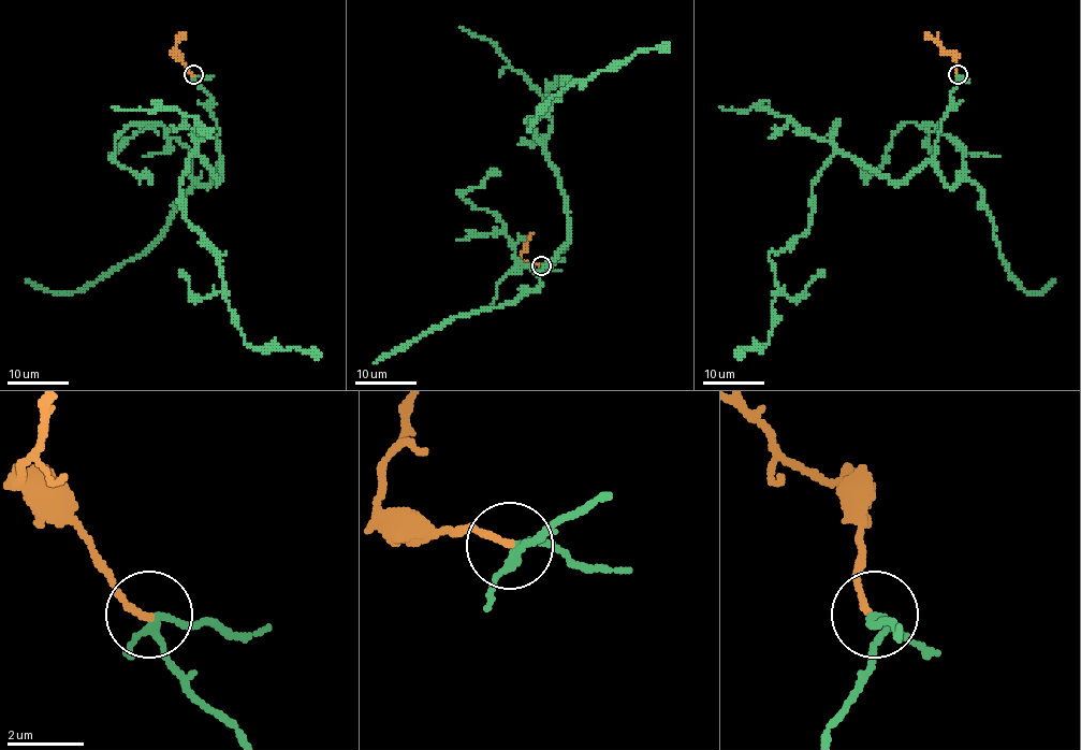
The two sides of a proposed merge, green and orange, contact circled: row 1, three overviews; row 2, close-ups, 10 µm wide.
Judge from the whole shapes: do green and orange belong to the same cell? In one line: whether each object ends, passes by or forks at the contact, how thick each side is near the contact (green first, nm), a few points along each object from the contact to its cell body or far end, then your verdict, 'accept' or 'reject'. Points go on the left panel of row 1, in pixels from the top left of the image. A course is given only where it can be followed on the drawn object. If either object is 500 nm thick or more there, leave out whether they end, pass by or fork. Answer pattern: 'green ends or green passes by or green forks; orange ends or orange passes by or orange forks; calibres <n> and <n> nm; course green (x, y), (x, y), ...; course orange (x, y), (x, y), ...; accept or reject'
green forks; orange ends; calibres 160 and 160 nm; course green (194, 75), (221, 173), (217, 183), (188, 158), (184, 217), (216, 254), (243, 340), (320, 354); course orange (194, 75), (174, 54), (177, 41), (186, 32); accept

